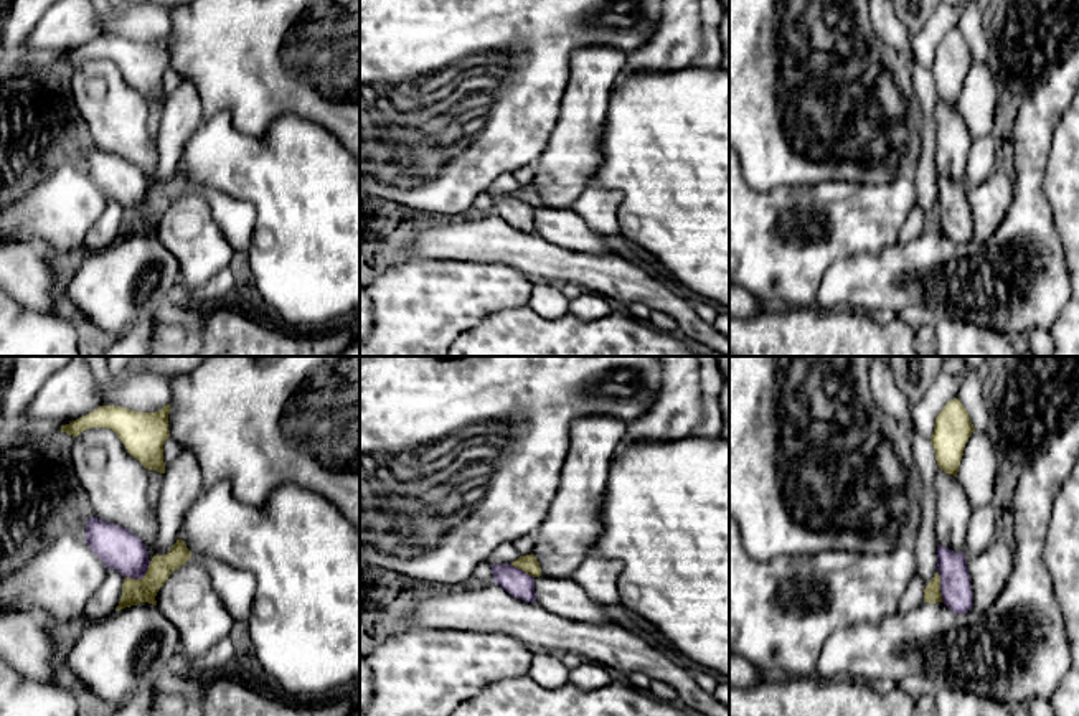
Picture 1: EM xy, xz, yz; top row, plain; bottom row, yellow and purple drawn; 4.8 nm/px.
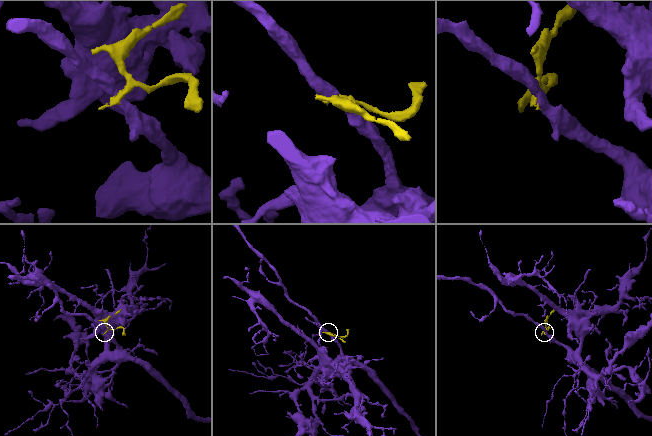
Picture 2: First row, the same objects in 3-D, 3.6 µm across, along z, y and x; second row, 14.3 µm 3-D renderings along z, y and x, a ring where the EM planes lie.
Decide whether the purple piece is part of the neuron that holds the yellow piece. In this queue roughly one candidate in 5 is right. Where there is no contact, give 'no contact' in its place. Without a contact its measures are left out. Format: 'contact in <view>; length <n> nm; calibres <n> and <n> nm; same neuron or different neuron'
contact in xy; length 150 nm; calibres 130 and 200 nm; different neuron

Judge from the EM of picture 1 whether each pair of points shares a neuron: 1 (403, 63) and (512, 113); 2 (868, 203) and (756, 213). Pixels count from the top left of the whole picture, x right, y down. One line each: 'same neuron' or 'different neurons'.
1: same neuron
2: same neuron

